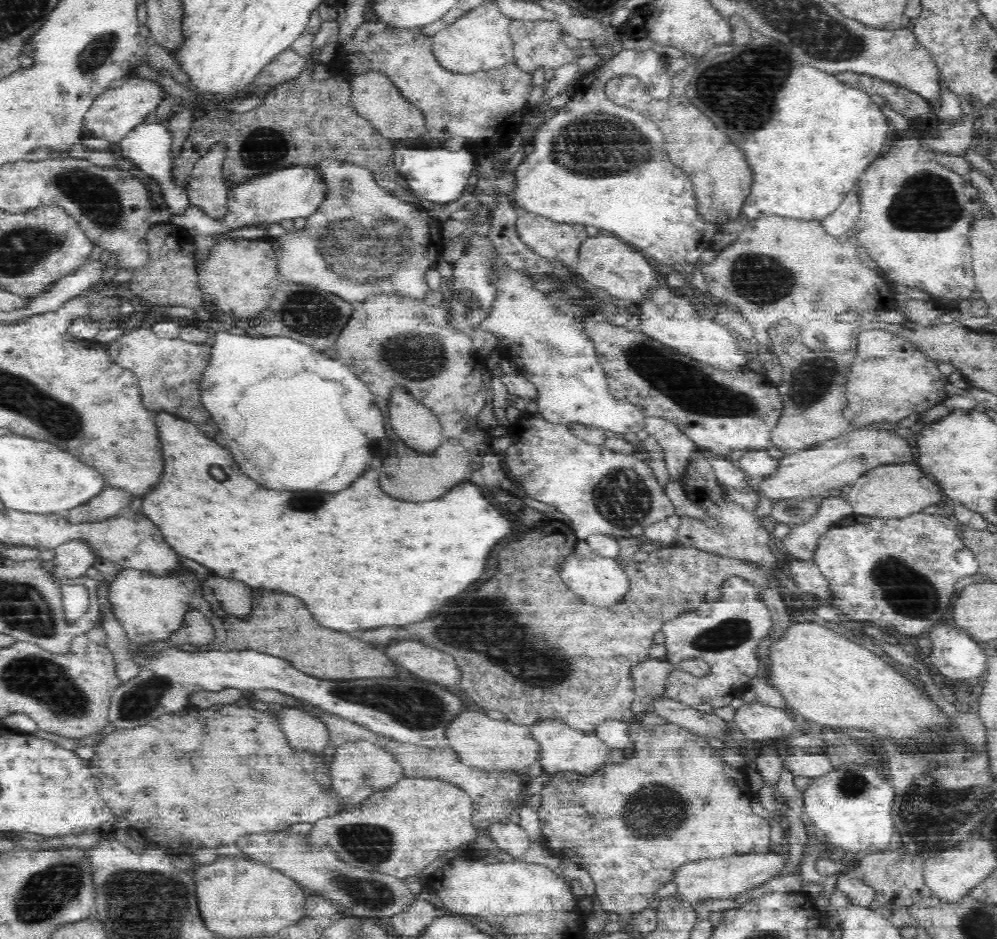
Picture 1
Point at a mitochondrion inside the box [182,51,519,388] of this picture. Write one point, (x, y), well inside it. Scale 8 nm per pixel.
(364, 248)

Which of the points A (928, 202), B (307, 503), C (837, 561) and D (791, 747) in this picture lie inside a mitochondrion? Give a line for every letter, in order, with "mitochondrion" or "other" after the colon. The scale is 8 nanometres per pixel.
A: mitochondrion
B: mitochondrion
C: other
D: other

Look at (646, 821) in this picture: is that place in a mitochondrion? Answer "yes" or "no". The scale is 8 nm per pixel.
yes

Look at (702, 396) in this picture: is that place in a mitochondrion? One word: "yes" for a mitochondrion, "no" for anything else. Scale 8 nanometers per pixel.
yes

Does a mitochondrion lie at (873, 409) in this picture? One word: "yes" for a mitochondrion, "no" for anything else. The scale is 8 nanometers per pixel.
no

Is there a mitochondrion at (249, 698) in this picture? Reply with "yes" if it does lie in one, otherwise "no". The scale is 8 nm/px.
no

